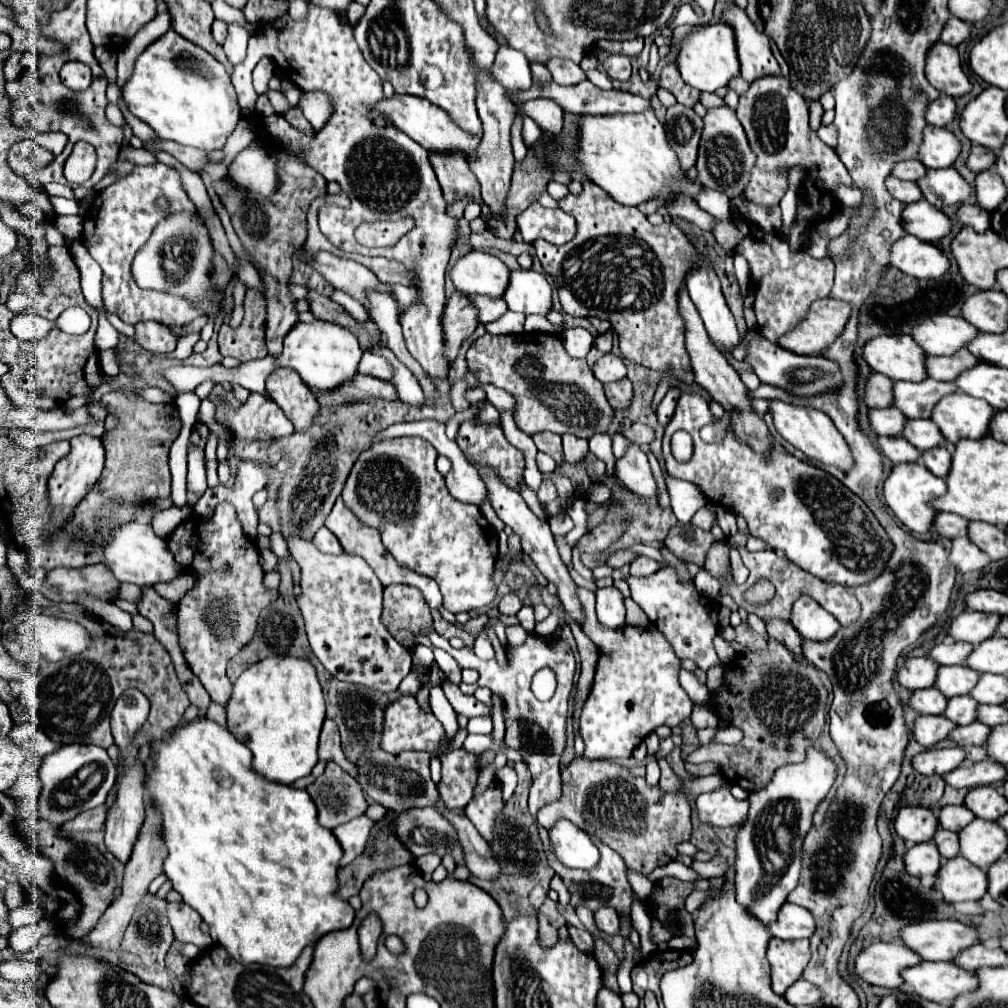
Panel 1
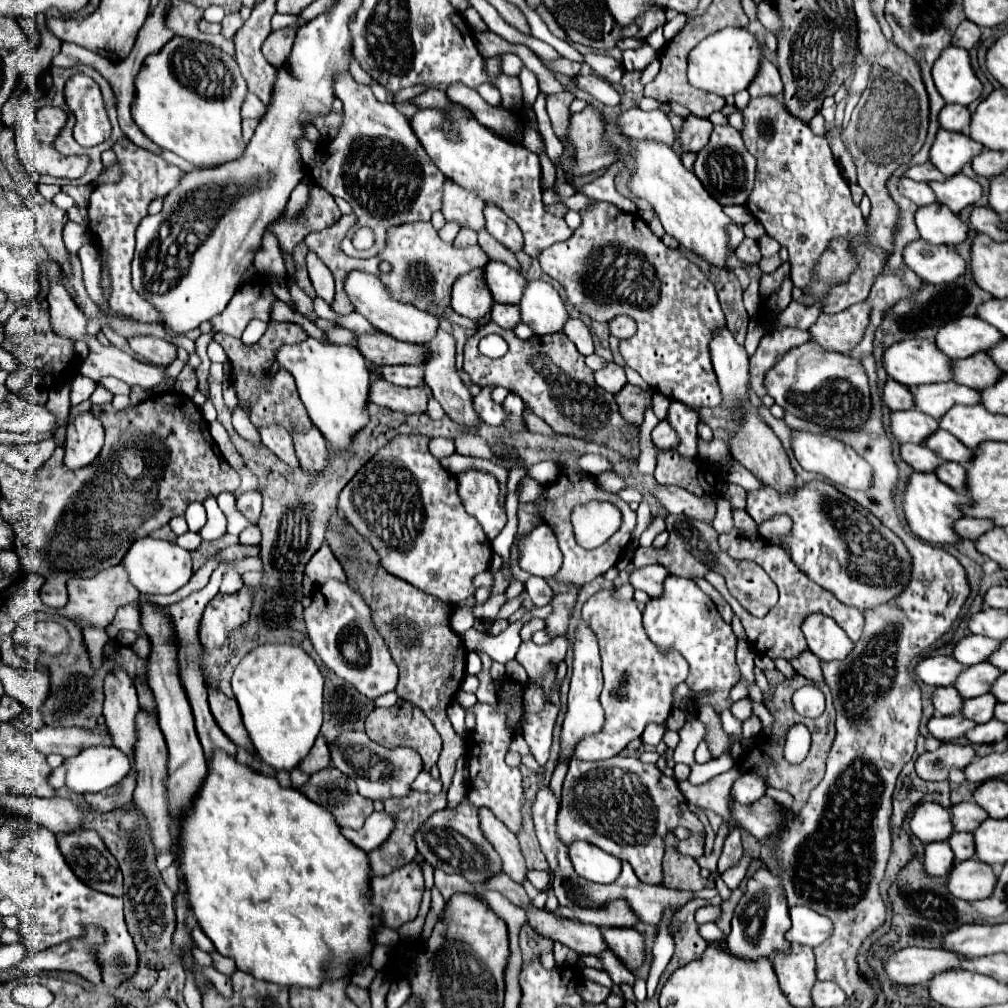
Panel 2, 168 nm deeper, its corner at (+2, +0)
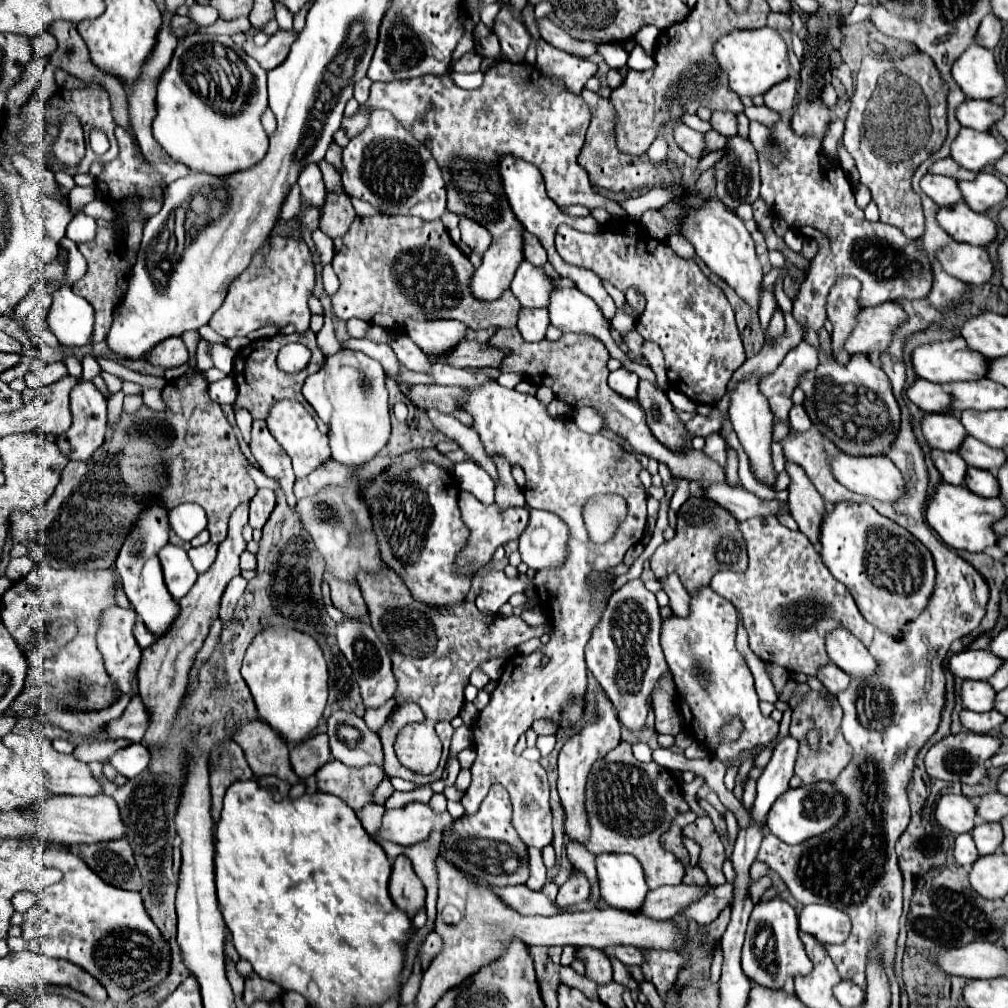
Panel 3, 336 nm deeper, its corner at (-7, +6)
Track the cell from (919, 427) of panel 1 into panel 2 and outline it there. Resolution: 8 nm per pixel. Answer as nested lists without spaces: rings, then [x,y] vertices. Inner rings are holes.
[[[935,430],[925,442],[923,446],[927,446],[929,450],[933,450],[941,460],[951,460],[951,462],[959,462],[959,464],[967,464],[969,458],[973,456],[973,452],[965,446],[961,446],[961,442],[957,438],[953,438],[953,434],[945,432],[945,430]]]

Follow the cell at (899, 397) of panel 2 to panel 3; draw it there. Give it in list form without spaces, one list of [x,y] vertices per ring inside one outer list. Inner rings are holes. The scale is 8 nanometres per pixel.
[[[918,378],[914,386],[908,388],[908,398],[928,414],[934,414],[934,412],[946,414],[946,404],[950,404],[950,394],[944,390],[944,386],[922,378]]]

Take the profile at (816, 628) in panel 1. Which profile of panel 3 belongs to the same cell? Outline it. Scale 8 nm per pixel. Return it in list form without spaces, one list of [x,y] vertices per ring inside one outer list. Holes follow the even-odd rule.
[[[844,628],[830,632],[826,638],[826,650],[830,660],[854,678],[870,678],[878,668],[866,646]]]

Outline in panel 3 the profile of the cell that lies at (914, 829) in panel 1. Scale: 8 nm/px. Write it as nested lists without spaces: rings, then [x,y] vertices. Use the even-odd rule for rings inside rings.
[[[946,794],[936,804],[936,820],[954,834],[970,832],[976,826],[976,804],[964,794]]]

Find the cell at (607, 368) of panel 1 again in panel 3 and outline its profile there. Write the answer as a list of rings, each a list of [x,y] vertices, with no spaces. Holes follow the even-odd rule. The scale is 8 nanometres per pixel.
[[[618,368],[616,372],[610,372],[608,376],[608,386],[618,392],[624,398],[636,400],[636,390],[638,390],[638,376],[626,368]]]

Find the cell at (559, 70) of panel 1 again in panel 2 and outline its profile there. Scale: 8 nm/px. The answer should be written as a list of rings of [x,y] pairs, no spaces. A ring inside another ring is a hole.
[[[575,76],[573,84],[579,90],[589,92],[593,98],[597,98],[599,102],[603,102],[607,106],[617,106],[619,104],[619,94],[607,80],[601,80],[597,76]]]

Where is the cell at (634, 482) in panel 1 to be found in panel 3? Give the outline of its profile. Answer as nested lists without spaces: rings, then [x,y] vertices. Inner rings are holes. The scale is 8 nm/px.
[[[712,484],[708,490],[704,490],[704,496],[714,500],[716,504],[720,504],[722,508],[730,510],[738,522],[750,518],[750,516],[776,516],[778,512],[782,512],[782,508],[786,508],[788,512],[788,504],[780,502],[780,500],[762,500],[754,494],[750,494],[748,490],[740,488],[732,488],[728,484]]]

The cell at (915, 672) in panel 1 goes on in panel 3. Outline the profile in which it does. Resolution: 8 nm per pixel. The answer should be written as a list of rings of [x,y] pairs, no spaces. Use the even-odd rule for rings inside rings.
[[[964,650],[950,658],[948,668],[956,678],[988,680],[1000,668],[1000,664],[1002,658],[994,656],[990,650]]]

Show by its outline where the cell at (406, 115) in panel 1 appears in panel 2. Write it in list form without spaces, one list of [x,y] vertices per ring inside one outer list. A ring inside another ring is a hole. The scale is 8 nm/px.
[[[419,110],[409,120],[415,136],[421,146],[433,160],[433,164],[457,184],[475,190],[485,204],[497,204],[507,214],[517,218],[517,226],[523,232],[525,246],[523,252],[531,258],[537,258],[539,252],[555,242],[569,240],[573,230],[563,218],[553,216],[545,210],[541,200],[541,166],[535,152],[527,150],[521,144],[507,142],[481,126],[475,118],[453,120],[441,110]]]

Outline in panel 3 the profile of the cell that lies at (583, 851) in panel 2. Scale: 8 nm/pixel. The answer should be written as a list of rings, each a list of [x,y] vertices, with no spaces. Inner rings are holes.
[[[600,854],[596,868],[604,902],[616,910],[638,914],[648,892],[640,862],[630,854]]]

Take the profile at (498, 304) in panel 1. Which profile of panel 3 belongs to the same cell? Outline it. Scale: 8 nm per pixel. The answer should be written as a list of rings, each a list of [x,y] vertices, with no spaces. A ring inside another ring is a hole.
[[[522,308],[518,314],[516,328],[528,342],[544,340],[548,326],[550,326],[550,316],[546,308]]]

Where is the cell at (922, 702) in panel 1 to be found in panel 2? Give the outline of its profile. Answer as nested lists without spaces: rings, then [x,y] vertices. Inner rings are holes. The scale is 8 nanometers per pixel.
[[[953,686],[935,688],[931,694],[931,704],[935,708],[935,714],[939,714],[939,716],[957,714],[961,710],[961,702],[963,702],[963,698],[959,696],[959,692]]]

